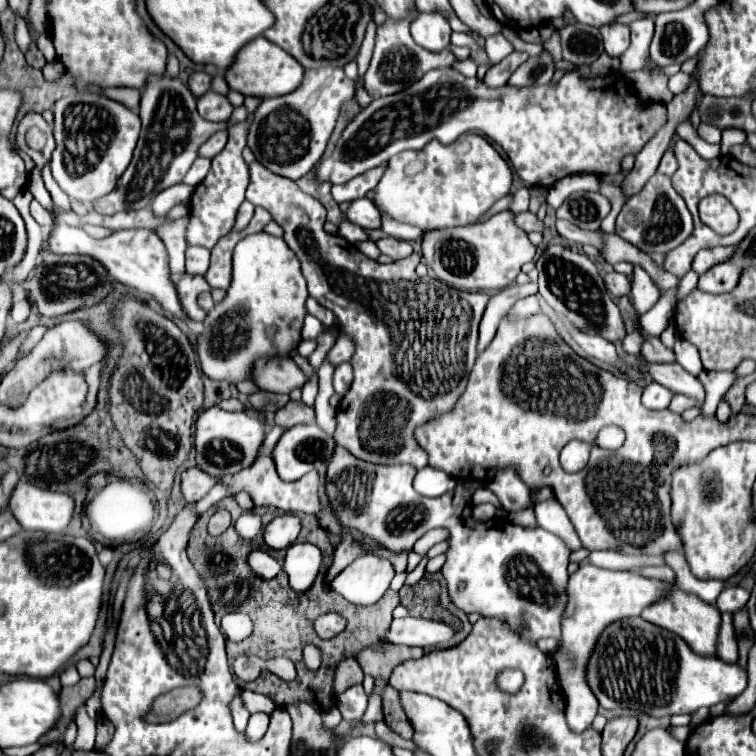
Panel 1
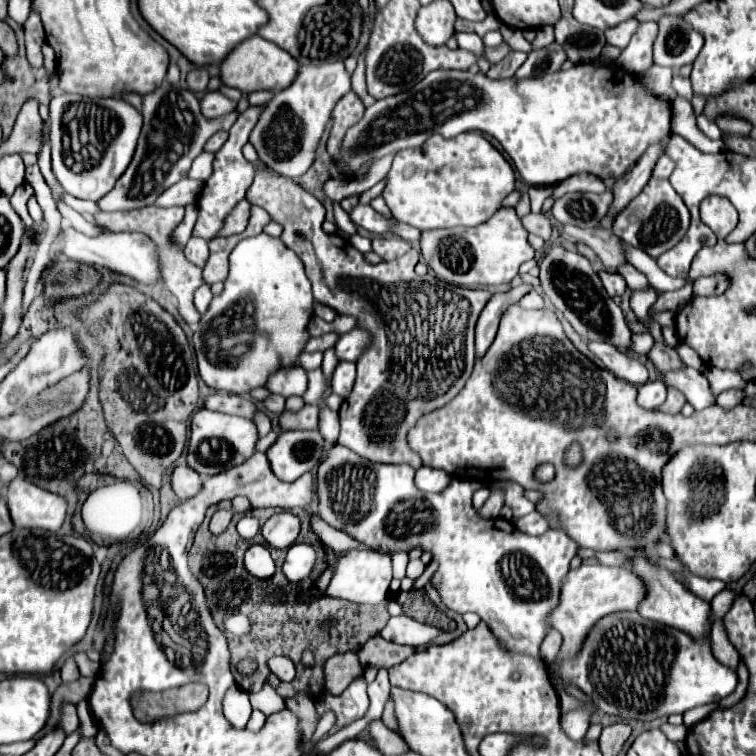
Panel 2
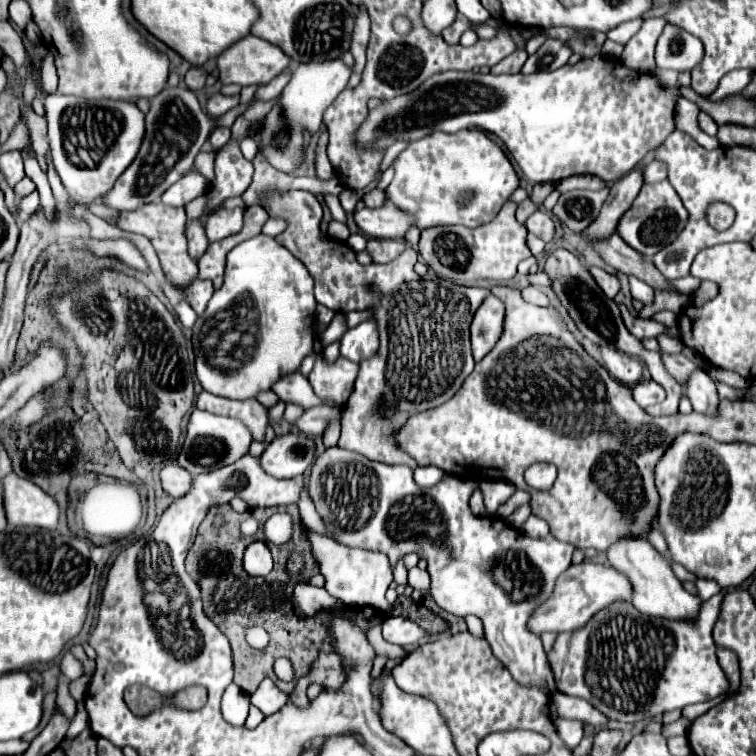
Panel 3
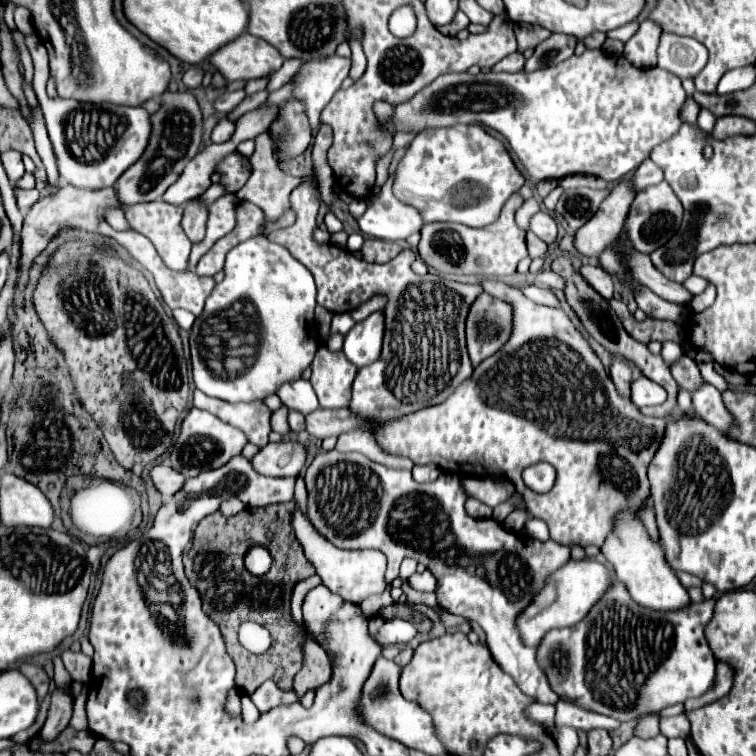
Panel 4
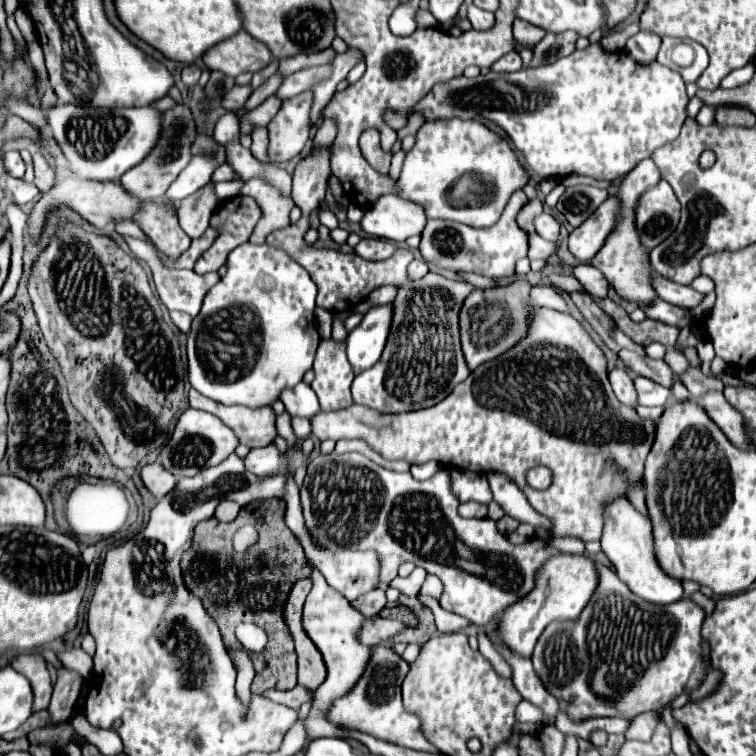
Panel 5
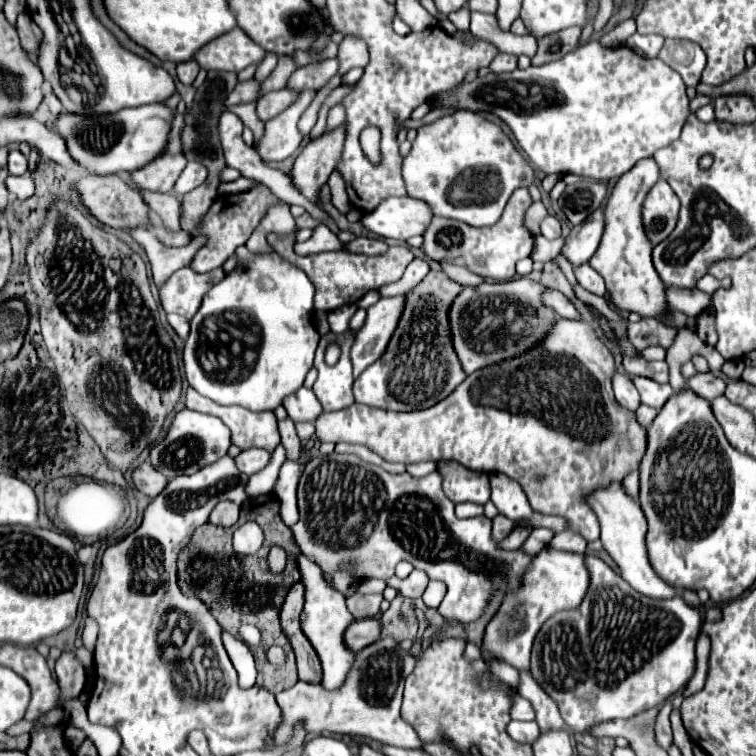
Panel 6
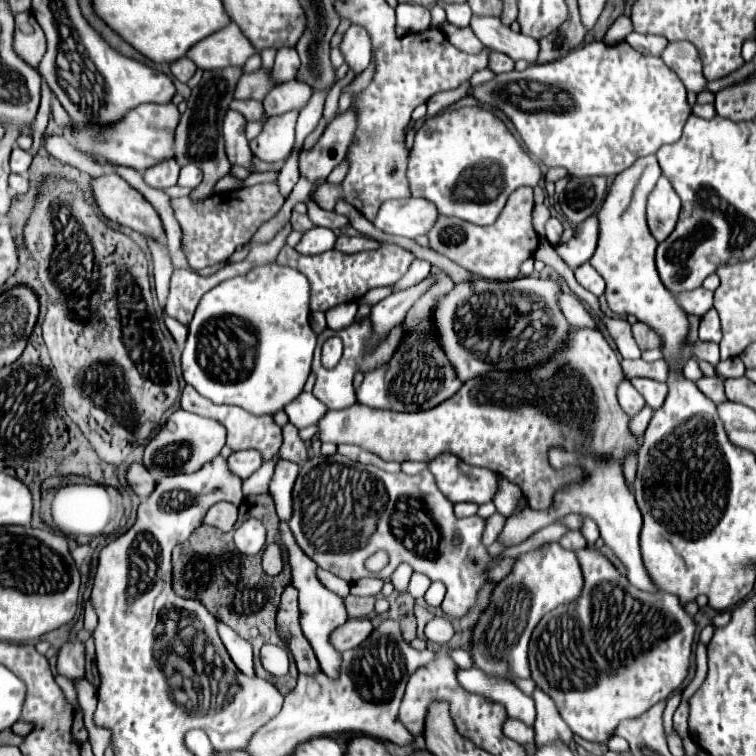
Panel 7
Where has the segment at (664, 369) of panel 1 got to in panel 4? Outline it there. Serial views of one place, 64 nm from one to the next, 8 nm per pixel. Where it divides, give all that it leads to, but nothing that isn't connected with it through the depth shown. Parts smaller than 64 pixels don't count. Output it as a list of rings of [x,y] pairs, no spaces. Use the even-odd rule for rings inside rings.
[[[704,384],[696,392],[692,392],[692,406],[700,418],[708,420],[708,424],[718,428],[720,432],[728,432],[728,428],[732,428],[734,424],[732,414],[722,402],[722,394],[712,384]]]

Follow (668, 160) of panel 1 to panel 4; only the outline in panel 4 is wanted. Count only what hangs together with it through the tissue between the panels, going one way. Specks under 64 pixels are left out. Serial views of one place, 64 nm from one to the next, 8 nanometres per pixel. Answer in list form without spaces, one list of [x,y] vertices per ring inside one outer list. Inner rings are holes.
[[[648,158],[648,160],[644,160],[644,164],[640,164],[638,168],[636,168],[636,172],[634,172],[634,176],[632,176],[632,188],[636,190],[636,192],[640,192],[640,190],[644,190],[646,186],[652,186],[652,184],[658,184],[658,182],[662,182],[664,180],[664,174],[662,174],[662,170]]]

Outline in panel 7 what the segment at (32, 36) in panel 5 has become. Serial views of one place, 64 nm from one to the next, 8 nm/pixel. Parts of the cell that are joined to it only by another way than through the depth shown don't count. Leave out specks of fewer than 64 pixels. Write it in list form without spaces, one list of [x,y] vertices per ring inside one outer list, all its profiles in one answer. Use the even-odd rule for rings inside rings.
[[[18,12],[16,14],[16,30],[14,30],[14,52],[32,68],[38,68],[44,52],[46,52],[46,38],[32,16],[32,12]]]

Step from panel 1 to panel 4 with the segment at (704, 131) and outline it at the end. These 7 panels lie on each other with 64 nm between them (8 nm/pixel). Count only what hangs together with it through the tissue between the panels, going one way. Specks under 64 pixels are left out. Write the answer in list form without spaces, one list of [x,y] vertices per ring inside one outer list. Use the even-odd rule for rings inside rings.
[[[702,108],[700,114],[698,114],[698,126],[700,126],[702,130],[706,130],[706,132],[712,132],[712,130],[714,130],[714,122],[716,122],[716,116],[714,116],[710,110]]]

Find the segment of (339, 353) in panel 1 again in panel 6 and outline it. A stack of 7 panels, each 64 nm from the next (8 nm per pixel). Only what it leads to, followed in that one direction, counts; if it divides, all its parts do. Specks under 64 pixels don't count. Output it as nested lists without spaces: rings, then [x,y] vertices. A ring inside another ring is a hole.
[[[406,294],[382,298],[380,302],[368,308],[366,322],[358,330],[356,342],[350,352],[352,364],[354,364],[354,378],[358,378],[364,372],[364,368],[368,368],[384,354],[398,326],[404,306],[406,306]]]

